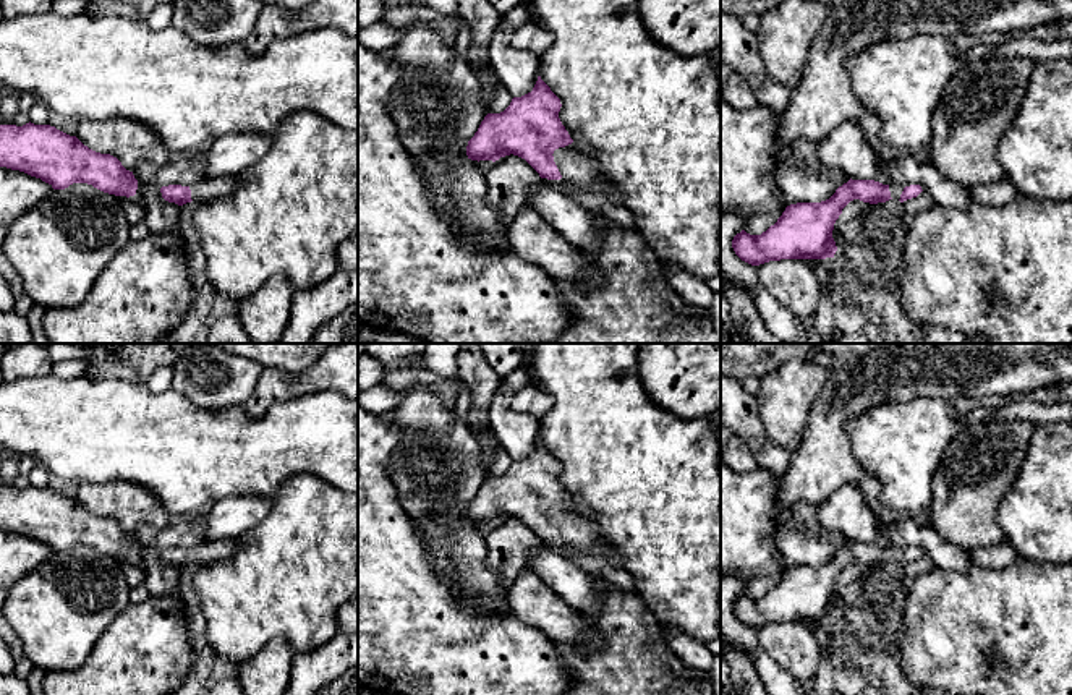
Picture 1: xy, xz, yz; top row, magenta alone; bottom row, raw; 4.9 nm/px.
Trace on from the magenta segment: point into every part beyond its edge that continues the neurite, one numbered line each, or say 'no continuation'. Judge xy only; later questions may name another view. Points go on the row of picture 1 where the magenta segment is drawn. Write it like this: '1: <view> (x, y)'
1: xy (206, 190)

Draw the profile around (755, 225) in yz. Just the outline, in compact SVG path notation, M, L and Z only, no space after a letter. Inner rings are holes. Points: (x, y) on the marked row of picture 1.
M779 203L772 211L759 212L750 217L745 222L743 230L750 235L761 235L763 232L766 232L771 225L777 222L777 219L782 215L785 207L787 206L784 203Z

